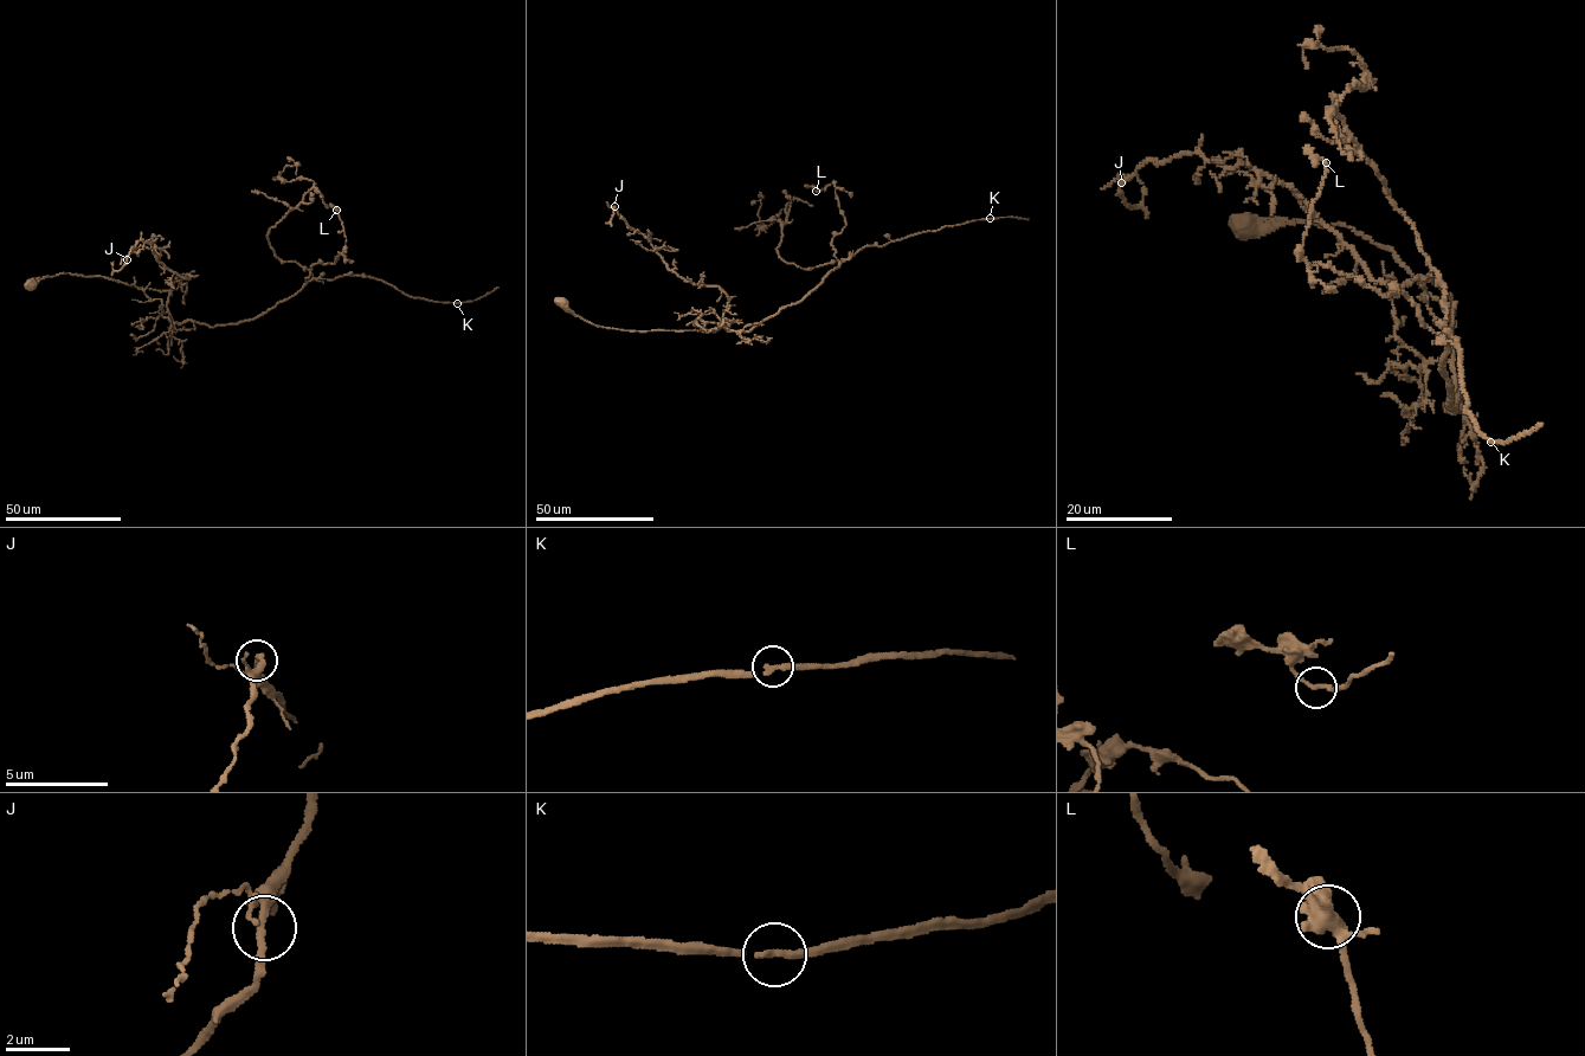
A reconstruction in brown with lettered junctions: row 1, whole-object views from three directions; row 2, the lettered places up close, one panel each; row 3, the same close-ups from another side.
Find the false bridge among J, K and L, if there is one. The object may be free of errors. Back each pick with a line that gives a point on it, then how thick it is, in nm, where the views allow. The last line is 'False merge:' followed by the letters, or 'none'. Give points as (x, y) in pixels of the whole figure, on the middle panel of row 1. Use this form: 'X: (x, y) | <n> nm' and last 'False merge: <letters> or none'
False merge: none

